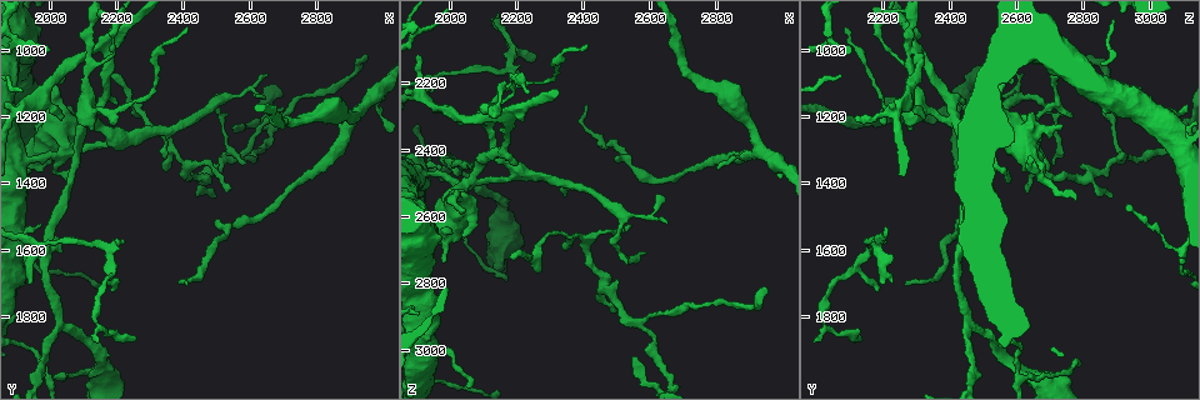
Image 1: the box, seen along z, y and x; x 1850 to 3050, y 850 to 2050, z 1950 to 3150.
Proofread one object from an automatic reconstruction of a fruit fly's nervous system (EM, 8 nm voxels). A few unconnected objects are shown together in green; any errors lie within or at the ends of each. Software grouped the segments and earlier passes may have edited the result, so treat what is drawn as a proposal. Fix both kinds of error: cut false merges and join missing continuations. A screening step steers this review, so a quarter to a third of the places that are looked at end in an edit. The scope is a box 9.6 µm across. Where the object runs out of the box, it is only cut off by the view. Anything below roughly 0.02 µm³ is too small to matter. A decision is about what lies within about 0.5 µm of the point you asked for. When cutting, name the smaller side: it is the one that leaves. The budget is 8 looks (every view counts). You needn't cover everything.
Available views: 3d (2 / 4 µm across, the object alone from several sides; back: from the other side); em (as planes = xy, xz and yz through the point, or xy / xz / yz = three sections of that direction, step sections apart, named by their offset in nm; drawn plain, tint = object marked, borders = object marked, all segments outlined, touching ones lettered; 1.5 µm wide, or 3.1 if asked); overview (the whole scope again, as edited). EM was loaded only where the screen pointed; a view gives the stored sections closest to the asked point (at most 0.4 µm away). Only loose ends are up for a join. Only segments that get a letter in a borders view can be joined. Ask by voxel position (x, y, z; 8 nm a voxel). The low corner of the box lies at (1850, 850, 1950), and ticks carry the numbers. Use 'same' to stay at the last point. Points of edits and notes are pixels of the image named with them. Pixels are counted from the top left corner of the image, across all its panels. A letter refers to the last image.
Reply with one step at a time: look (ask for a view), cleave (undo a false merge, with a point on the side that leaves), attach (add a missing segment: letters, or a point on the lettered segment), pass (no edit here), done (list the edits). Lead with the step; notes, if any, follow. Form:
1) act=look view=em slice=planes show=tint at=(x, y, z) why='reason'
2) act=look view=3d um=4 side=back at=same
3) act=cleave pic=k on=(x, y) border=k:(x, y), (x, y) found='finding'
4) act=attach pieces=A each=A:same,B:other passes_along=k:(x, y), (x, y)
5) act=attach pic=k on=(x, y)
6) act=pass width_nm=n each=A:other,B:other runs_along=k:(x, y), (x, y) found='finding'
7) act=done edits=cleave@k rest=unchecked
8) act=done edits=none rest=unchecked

act=look view=em slice=planes show=borders at=(2350, 1360, 2700) why='an open end'

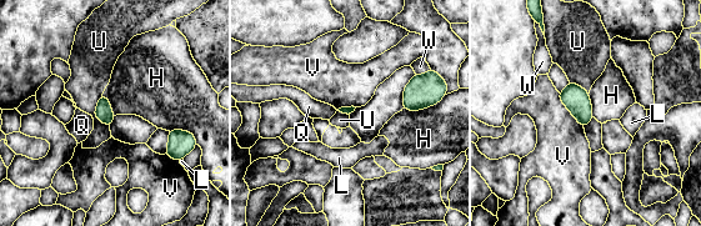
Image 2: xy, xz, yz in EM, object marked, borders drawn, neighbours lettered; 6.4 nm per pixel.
act=pass each=H:other,L:other,Q:other,U:other,V:other,W:other border=2:(101, 94), (95, 116), (109, 127) found='no lettered segment goes on from it'

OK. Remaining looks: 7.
act=look view=3d um=2 side=back at=(2540, 1410, 2630) why='thin end'

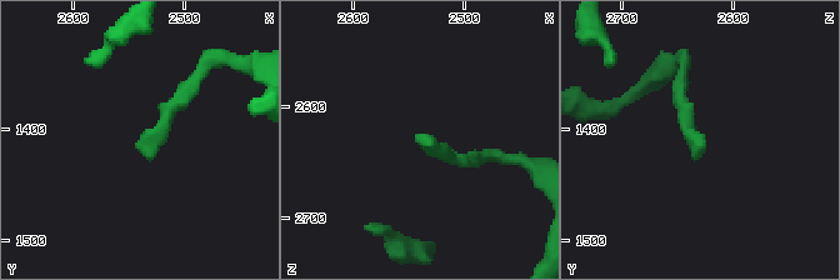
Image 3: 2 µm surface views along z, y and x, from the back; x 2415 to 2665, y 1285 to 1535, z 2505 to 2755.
act=look view=em slice=xz step=8 show=borders at=(2542, 1420, 2626)

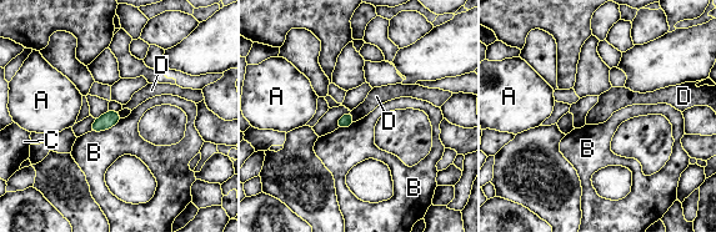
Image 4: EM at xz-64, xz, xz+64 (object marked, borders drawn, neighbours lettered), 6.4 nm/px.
act=look view=em slice=planes show=borders at=same why='another direction'

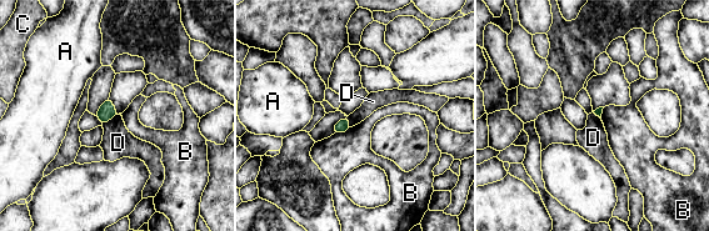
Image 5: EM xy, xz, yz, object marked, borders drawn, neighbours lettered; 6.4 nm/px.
act=pass each=A:other,B:other,C:other,D:other border=5:(119, 114), (101, 125) found='no lettered segment goes on from it'

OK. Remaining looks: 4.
act=look view=em slice=planes show=borders at=(2050, 1300, 2500) why='arms part here'

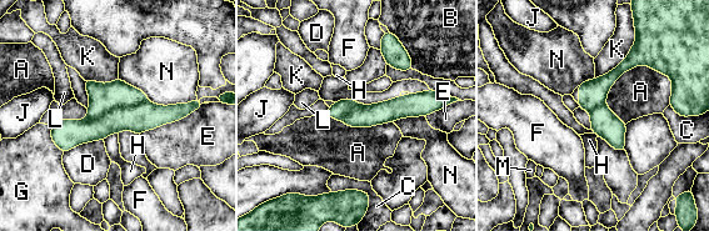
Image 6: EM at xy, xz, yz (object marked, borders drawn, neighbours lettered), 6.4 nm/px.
act=cleave pic=6 on=(104, 98) longest_contact=N:500nm each=A:other,B:other,C:other,D:other,E:other,F:other,G:other,H:other,J:other,K:other,L:other,M:other,N:other border=6:(146, 99), (88, 119) found='two cells meet here'

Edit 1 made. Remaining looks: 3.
act=done edits=cleave@6 rest=unchecked

